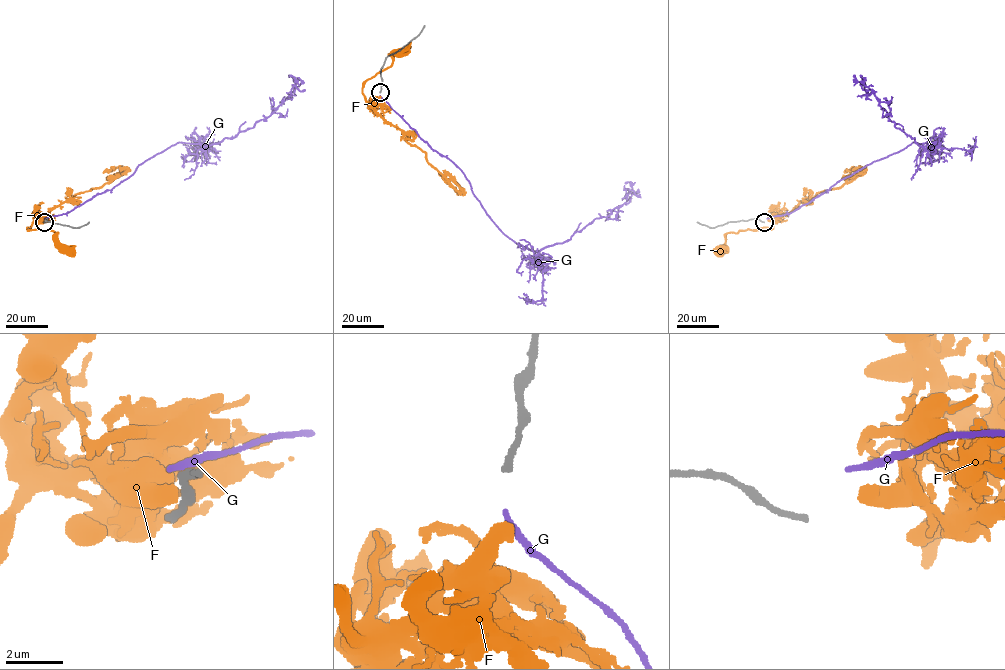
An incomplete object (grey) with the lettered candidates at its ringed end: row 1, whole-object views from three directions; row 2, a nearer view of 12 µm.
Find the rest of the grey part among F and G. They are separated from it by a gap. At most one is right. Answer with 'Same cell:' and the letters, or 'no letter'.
Same cell: no letter

